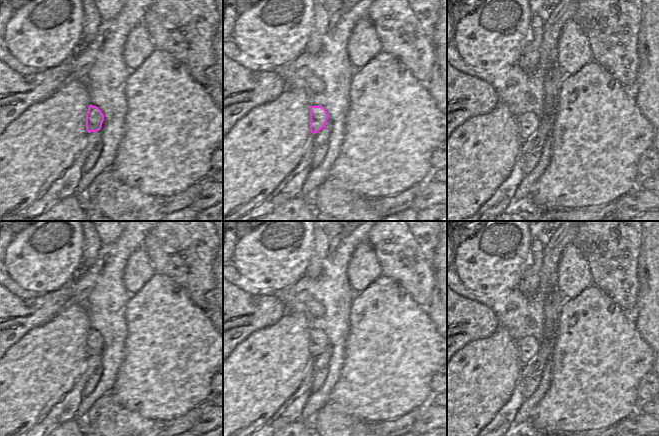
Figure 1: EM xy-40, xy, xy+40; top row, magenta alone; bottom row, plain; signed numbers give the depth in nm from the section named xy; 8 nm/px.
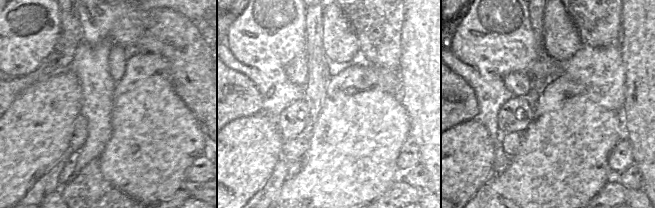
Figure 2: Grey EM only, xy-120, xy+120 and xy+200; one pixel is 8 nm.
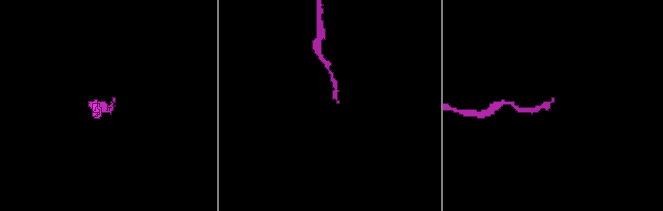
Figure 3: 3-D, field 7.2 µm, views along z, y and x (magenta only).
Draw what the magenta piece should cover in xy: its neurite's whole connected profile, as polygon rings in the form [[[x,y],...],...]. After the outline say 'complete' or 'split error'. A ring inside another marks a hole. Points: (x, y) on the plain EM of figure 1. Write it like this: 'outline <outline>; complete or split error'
outline [[[310,330],[310,355],[315,358],[322,354],[328,345],[328,337],[323,330]]]; complete

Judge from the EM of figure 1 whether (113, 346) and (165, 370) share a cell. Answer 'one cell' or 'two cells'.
two cells

